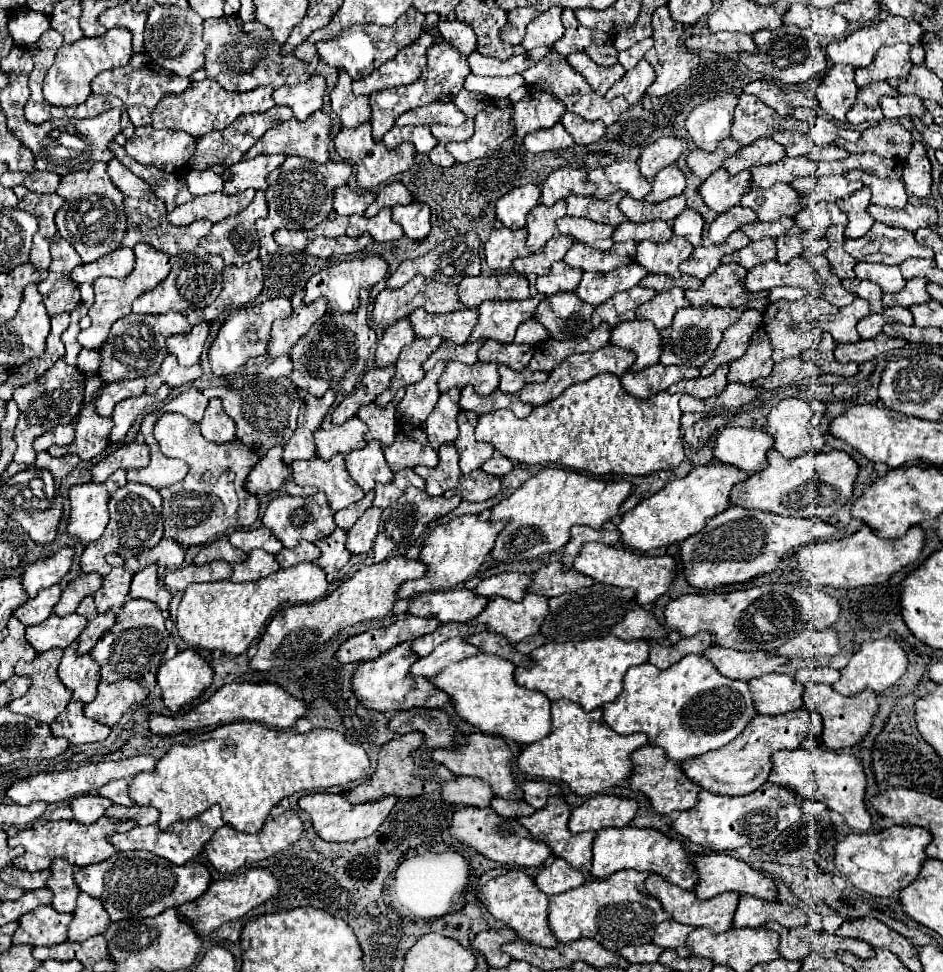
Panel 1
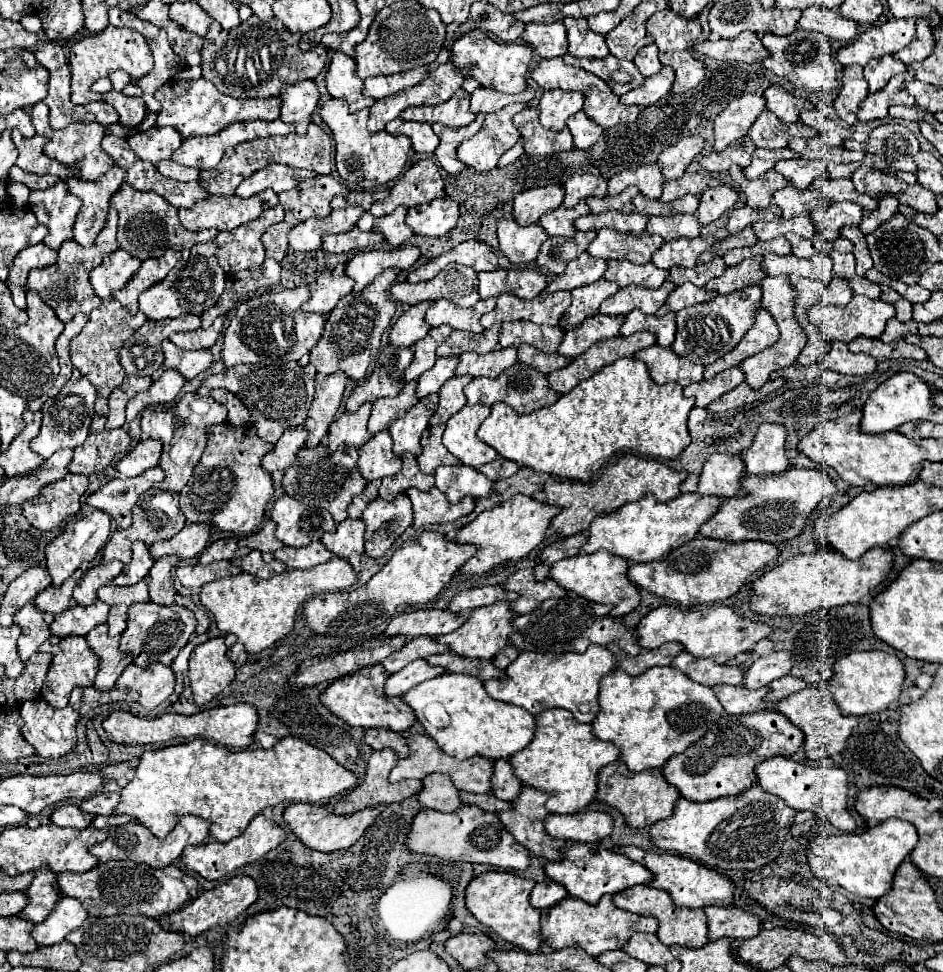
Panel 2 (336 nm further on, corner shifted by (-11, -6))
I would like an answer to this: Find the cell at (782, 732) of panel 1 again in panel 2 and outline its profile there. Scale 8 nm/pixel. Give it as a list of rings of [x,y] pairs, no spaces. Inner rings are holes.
[[[766,709],[748,715],[726,715],[716,723],[716,727],[710,729],[710,733],[706,733],[706,737],[690,745],[686,753],[670,757],[670,761],[666,761],[662,767],[662,773],[684,799],[702,803],[708,799],[738,795],[752,787],[756,783],[754,767],[762,759],[770,759],[774,755],[790,757],[800,749],[802,743],[802,731],[778,711]]]

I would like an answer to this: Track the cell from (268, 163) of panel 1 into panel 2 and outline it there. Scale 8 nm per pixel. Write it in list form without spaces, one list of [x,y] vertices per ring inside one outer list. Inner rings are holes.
[[[266,165],[258,169],[254,175],[250,175],[248,179],[244,179],[238,185],[236,195],[246,199],[252,195],[258,195],[264,189],[274,189],[276,193],[282,193],[282,191],[292,189],[306,177],[316,177],[316,173],[308,169],[294,169],[288,165]]]

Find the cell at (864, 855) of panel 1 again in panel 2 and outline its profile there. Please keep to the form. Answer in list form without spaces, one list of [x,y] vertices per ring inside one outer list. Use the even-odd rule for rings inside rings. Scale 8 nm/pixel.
[[[888,819],[864,833],[844,833],[844,835],[818,835],[808,849],[808,865],[816,877],[826,883],[838,883],[846,891],[880,899],[892,887],[892,877],[898,865],[914,849],[918,833],[914,825],[902,819]]]

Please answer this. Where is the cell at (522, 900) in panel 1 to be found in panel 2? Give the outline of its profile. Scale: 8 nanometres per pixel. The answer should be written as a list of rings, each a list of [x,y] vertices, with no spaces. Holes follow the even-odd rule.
[[[486,871],[474,877],[466,887],[466,909],[486,927],[496,931],[504,941],[524,949],[538,951],[542,945],[540,939],[540,911],[534,909],[528,901],[528,895],[536,883],[532,879],[516,877],[508,871]]]

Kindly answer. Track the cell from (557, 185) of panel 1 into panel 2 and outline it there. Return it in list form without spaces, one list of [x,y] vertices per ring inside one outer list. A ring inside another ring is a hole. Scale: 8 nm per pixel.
[[[574,175],[564,183],[564,189],[566,189],[564,207],[574,207],[580,199],[586,199],[586,197],[604,197],[606,187],[608,187],[608,181],[604,177]]]

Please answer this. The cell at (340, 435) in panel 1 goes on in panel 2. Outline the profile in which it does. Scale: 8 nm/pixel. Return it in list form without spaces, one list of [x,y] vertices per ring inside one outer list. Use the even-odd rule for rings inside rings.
[[[364,403],[358,411],[344,413],[330,425],[330,433],[328,433],[330,453],[334,453],[336,447],[340,447],[340,445],[360,447],[372,437],[370,431],[366,429],[370,409],[372,409],[372,403]]]

